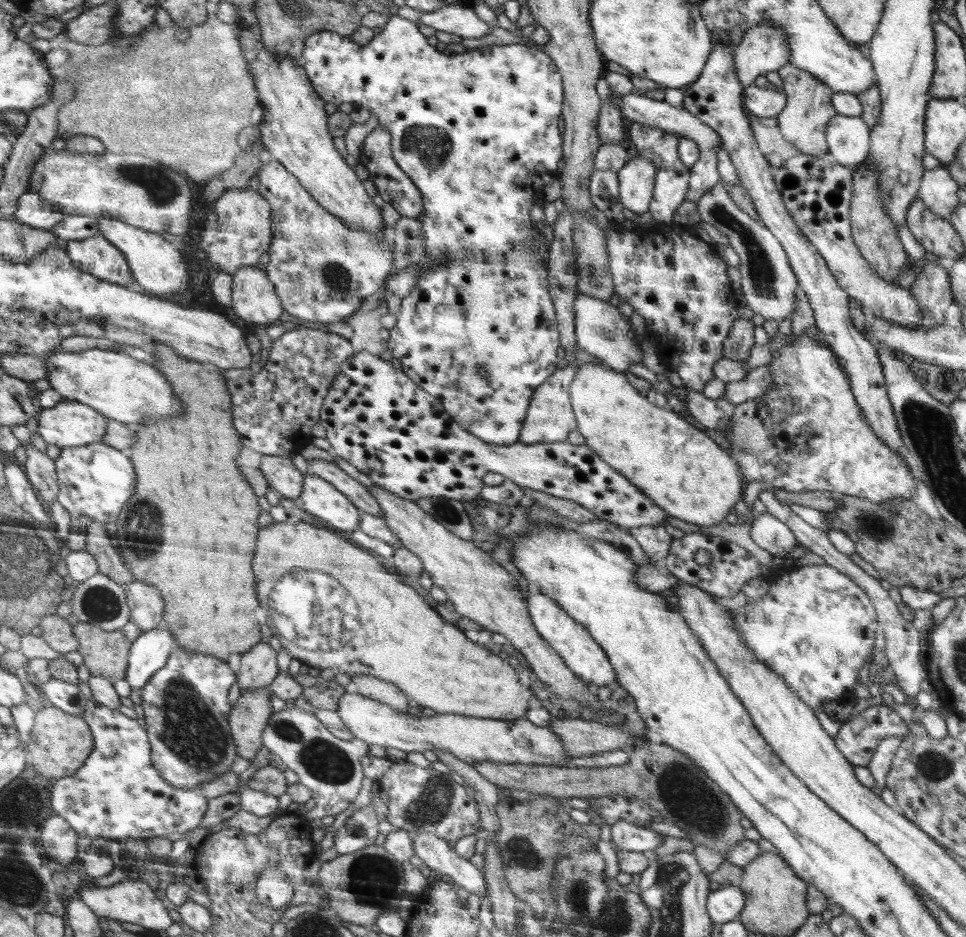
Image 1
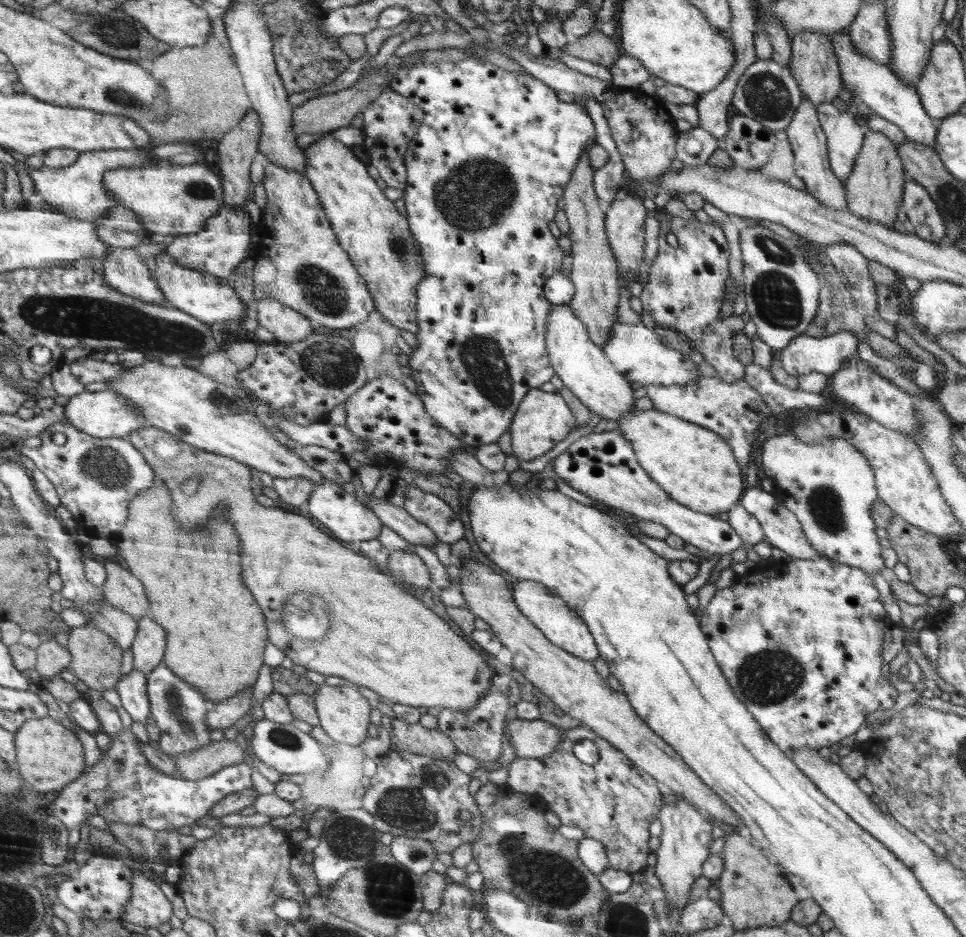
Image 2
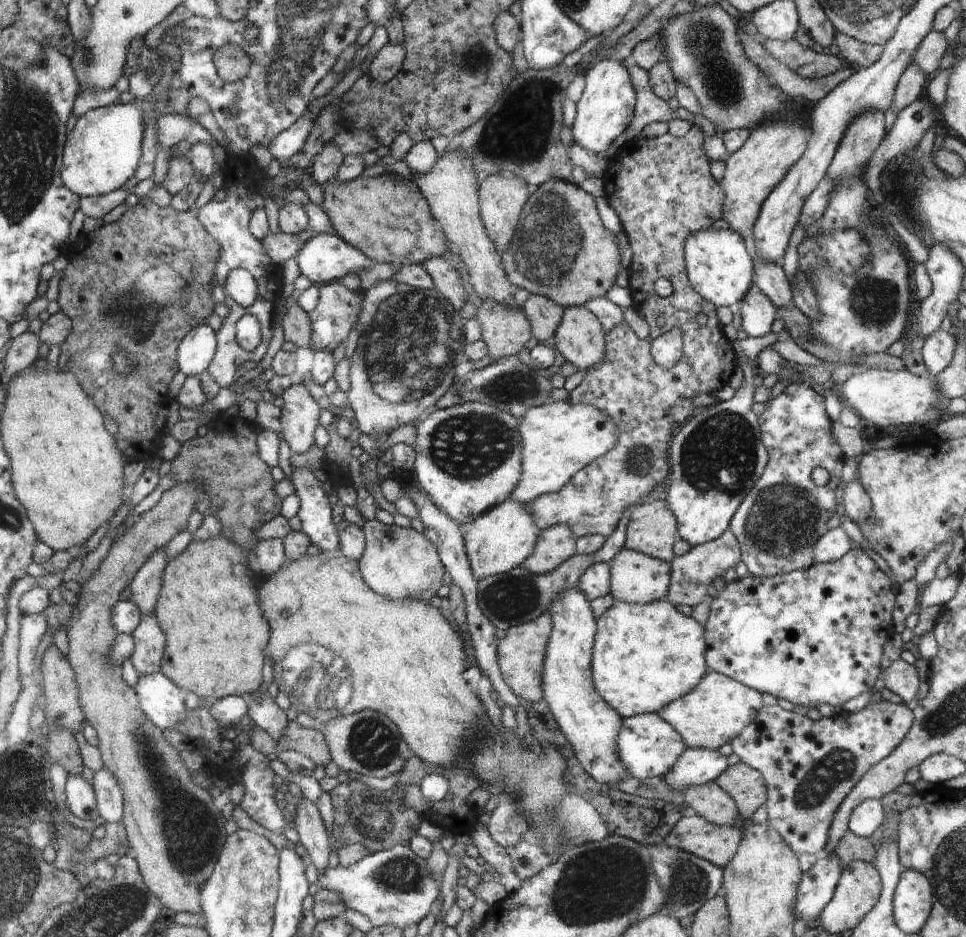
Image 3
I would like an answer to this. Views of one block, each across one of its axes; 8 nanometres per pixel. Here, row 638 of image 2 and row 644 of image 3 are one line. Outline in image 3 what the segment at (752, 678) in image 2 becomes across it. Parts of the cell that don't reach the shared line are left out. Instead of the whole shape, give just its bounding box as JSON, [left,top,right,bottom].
[705,548,894,711]

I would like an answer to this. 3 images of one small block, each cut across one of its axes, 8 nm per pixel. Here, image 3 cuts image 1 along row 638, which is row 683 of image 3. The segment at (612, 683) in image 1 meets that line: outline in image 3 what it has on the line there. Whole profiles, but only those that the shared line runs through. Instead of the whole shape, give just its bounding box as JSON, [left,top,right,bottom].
[542,586,629,787]

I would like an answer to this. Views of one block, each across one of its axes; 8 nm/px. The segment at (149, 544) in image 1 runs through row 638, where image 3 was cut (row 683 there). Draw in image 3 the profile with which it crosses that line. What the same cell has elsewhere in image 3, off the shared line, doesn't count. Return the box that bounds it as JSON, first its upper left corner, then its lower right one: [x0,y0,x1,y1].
[155,534,271,700]

